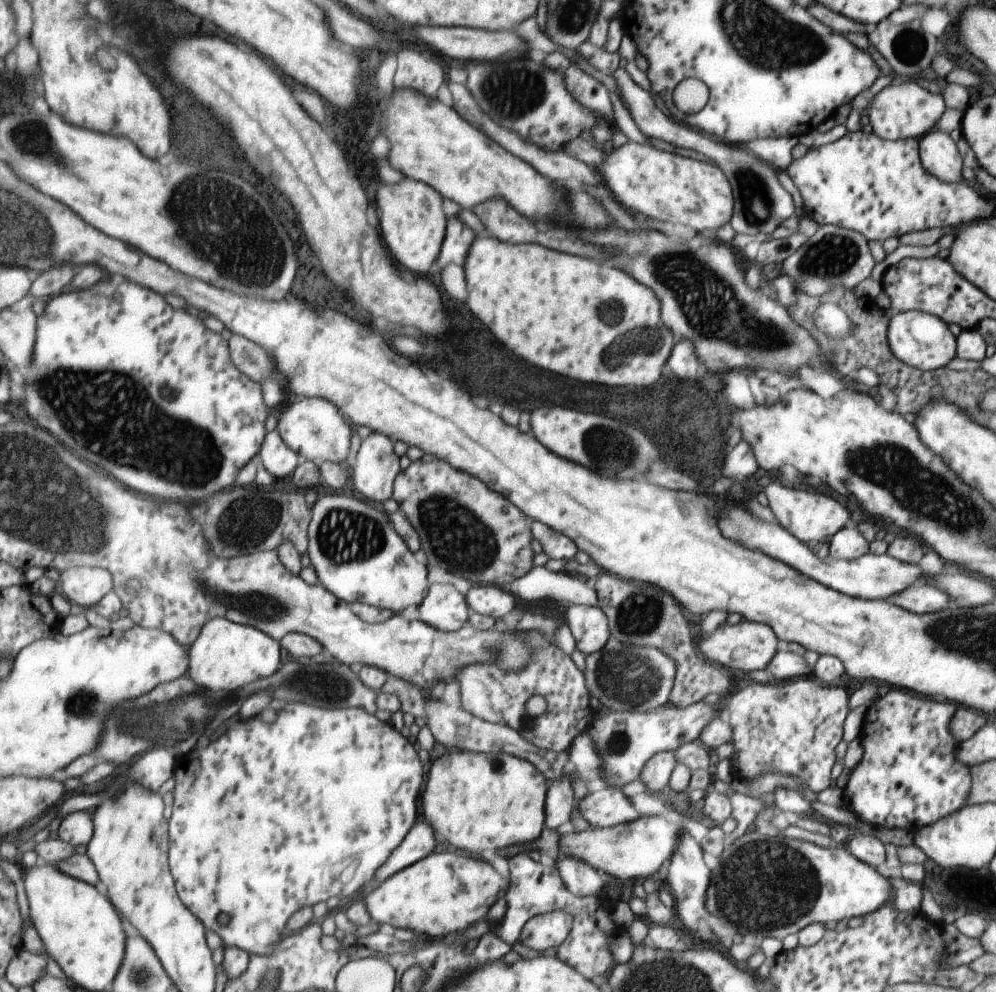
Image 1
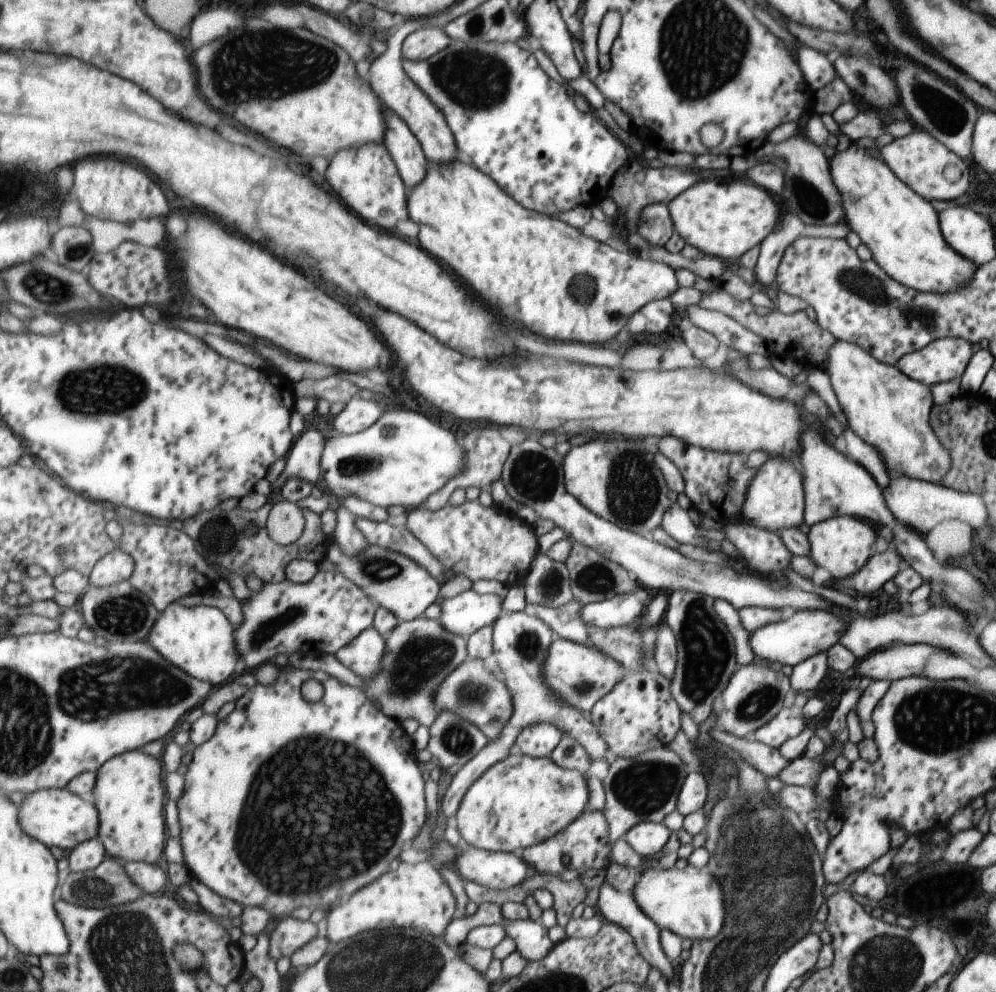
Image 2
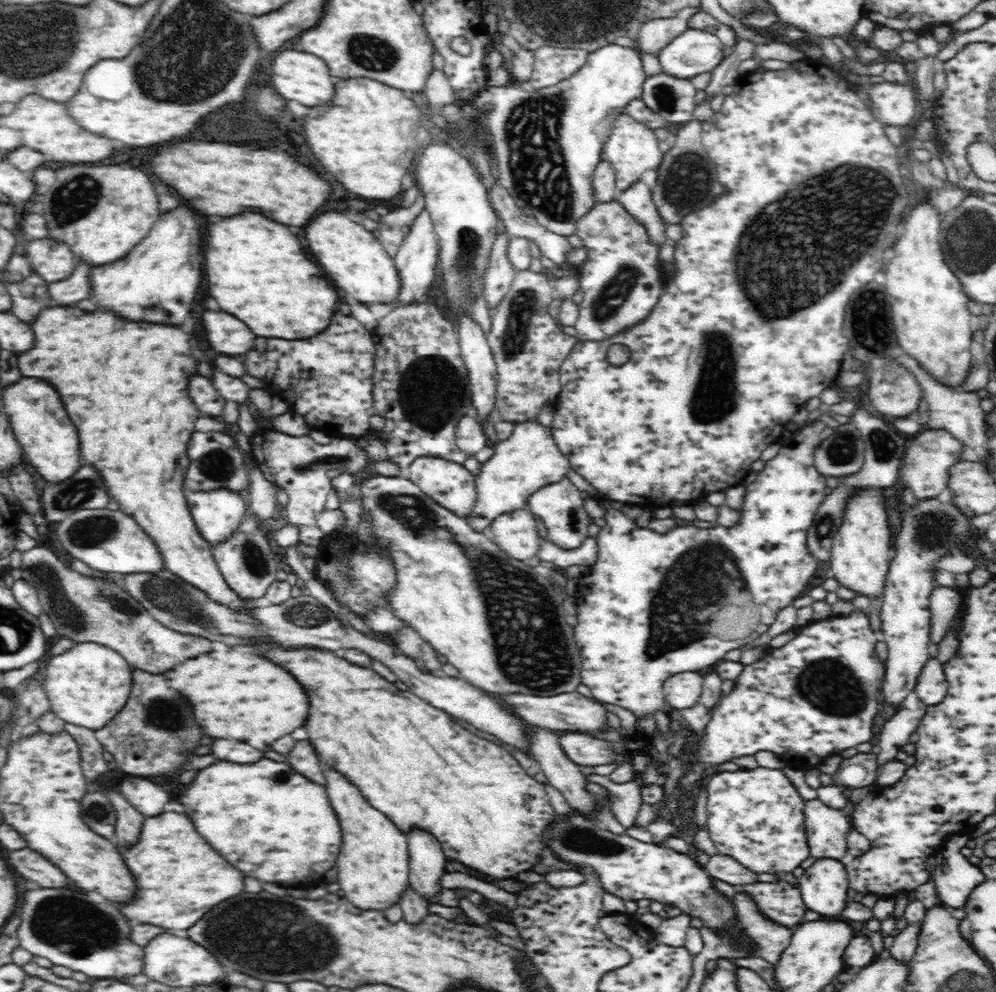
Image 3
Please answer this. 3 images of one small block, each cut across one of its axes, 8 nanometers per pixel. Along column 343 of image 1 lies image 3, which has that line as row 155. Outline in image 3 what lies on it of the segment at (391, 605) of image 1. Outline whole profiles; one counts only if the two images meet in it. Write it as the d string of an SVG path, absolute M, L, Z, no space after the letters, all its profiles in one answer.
M684 8L675 18L651 19L636 27L633 37L636 48L624 48L616 44L604 46L589 54L586 64L574 77L559 82L558 85L533 89L529 85L520 86L514 81L501 87L490 85L473 98L476 107L481 109L489 106L486 128L492 136L492 150L498 168L502 170L496 181L509 192L521 209L528 208L532 216L548 231L560 236L572 236L576 232L576 218L584 216L598 203L592 195L592 174L601 161L602 144L609 136L616 113L631 100L642 96L643 84L647 79L643 69L644 57L660 53L676 35L686 30L688 20L699 11Z

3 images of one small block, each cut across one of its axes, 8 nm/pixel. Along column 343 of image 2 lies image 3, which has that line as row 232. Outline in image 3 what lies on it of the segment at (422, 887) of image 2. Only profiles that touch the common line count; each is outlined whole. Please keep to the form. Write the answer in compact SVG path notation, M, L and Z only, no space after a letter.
M922 201L909 210L903 224L903 233L900 233L899 241L893 246L895 257L889 261L884 270L886 276L884 289L890 300L898 342L900 346L904 346L902 350L908 356L912 356L928 374L932 374L930 376L932 380L950 389L960 390L962 382L968 376L968 370L971 370L970 342L976 318L968 311L968 302L971 298L964 292L962 283L944 259L940 233L941 218L932 203Z

